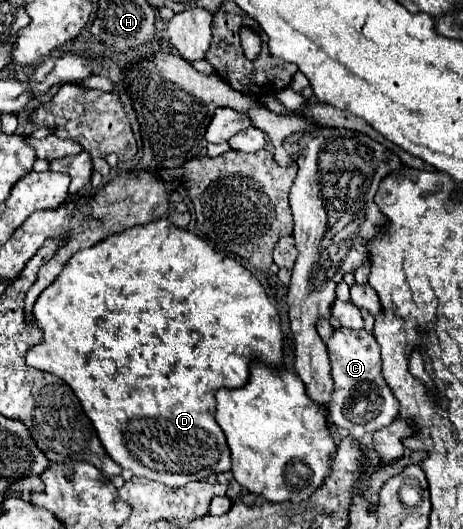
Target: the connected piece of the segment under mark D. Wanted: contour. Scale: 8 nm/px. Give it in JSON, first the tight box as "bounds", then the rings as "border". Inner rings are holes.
{"bounds":[26,218,284,486],"border":[[[160,218],[160,220],[148,222],[148,224],[128,228],[126,232],[108,236],[106,240],[74,254],[66,262],[62,274],[38,296],[38,300],[34,304],[34,324],[44,334],[38,344],[28,348],[26,364],[32,368],[50,372],[54,376],[60,376],[74,390],[86,416],[90,418],[92,426],[96,428],[96,434],[98,434],[104,450],[118,466],[132,470],[136,476],[144,476],[148,480],[156,480],[156,482],[168,484],[168,486],[184,486],[192,480],[214,482],[216,474],[230,470],[230,450],[228,450],[224,432],[214,418],[216,390],[222,386],[224,388],[244,386],[250,378],[248,372],[250,372],[250,364],[254,360],[258,360],[266,366],[272,366],[272,368],[282,368],[282,364],[284,364],[284,352],[282,352],[284,342],[282,342],[282,332],[280,332],[280,316],[278,316],[278,310],[270,304],[262,284],[234,258],[228,258],[222,252],[212,250],[196,234],[174,226],[168,218]]]}

